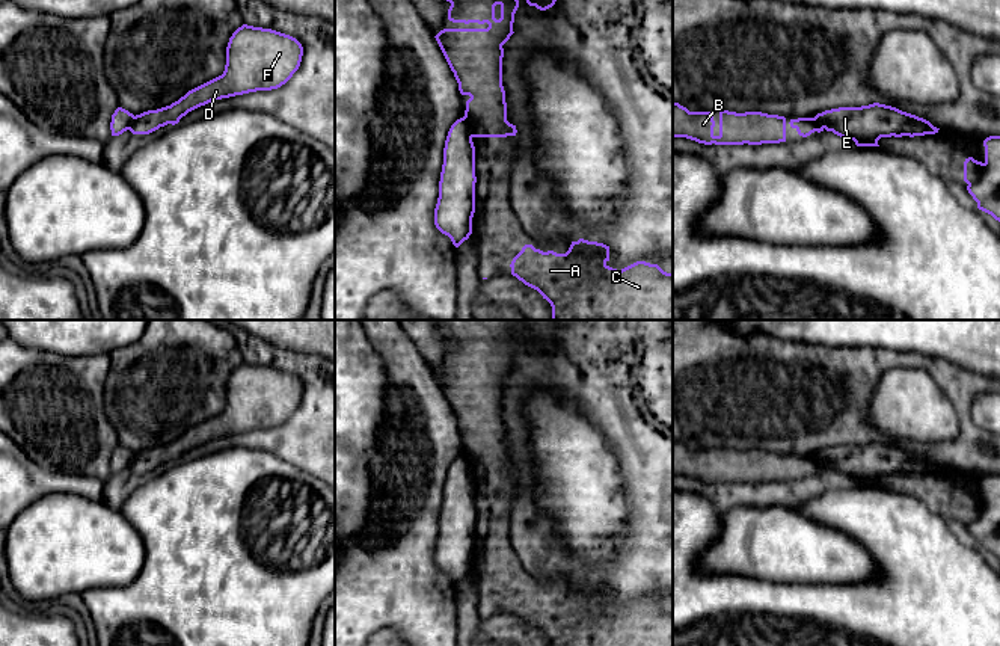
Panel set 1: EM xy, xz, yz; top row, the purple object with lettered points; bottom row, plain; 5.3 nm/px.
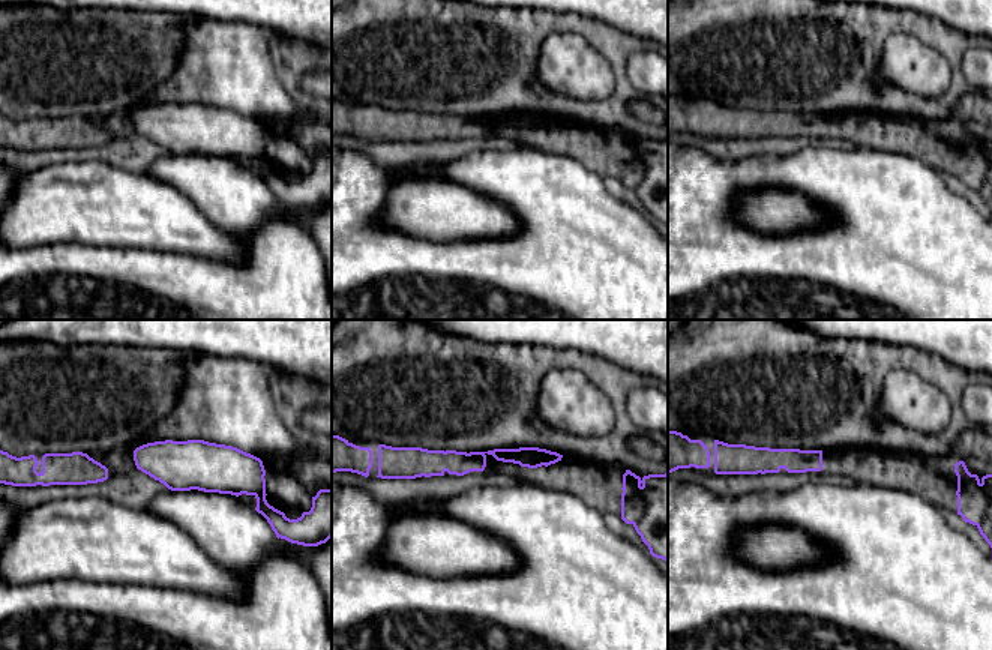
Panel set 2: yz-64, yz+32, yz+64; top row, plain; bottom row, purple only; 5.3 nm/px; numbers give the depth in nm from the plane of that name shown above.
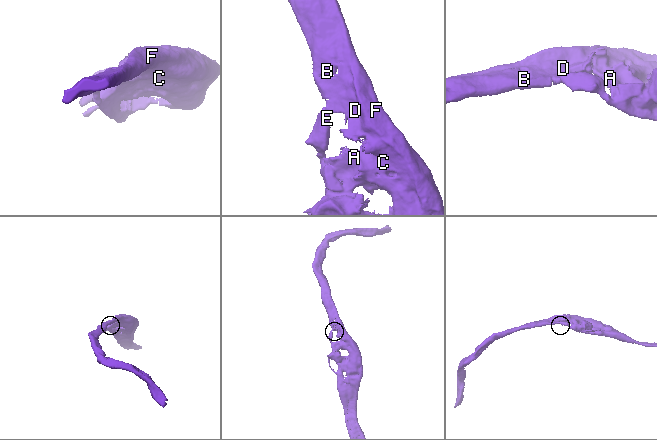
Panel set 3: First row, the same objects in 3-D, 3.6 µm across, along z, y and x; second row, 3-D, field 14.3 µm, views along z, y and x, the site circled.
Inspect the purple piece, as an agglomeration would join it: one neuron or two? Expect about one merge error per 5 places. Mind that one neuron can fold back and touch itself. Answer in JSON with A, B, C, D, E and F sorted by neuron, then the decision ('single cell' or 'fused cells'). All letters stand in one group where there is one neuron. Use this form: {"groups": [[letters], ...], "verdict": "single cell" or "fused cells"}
{"groups": [["A", "B", "C", "D", "F"], ["E"]], "verdict": "fused cells"}

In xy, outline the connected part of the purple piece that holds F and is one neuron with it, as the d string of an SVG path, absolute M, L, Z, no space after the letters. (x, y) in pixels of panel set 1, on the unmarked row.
M243 362L229 376L222 414L189 429L170 444L136 453L130 469L149 472L167 462L178 462L189 450L214 438L285 423L299 408L302 382L285 371Z

